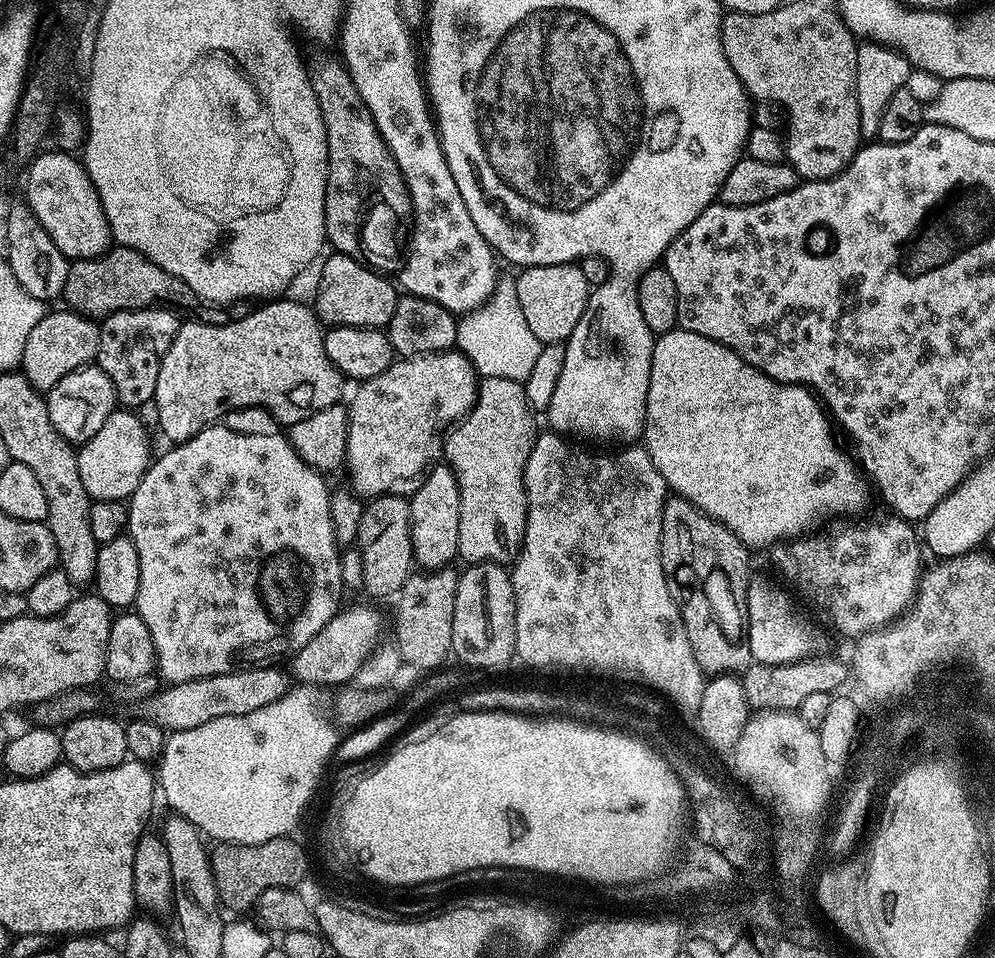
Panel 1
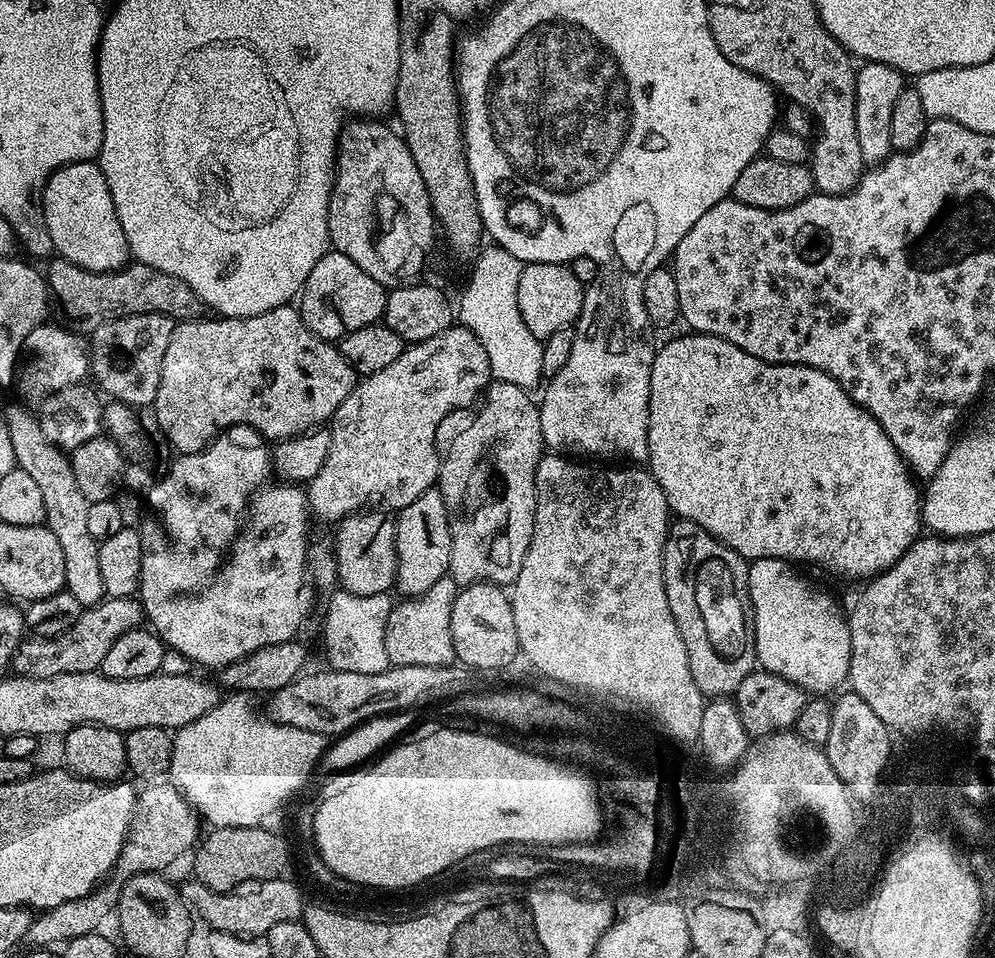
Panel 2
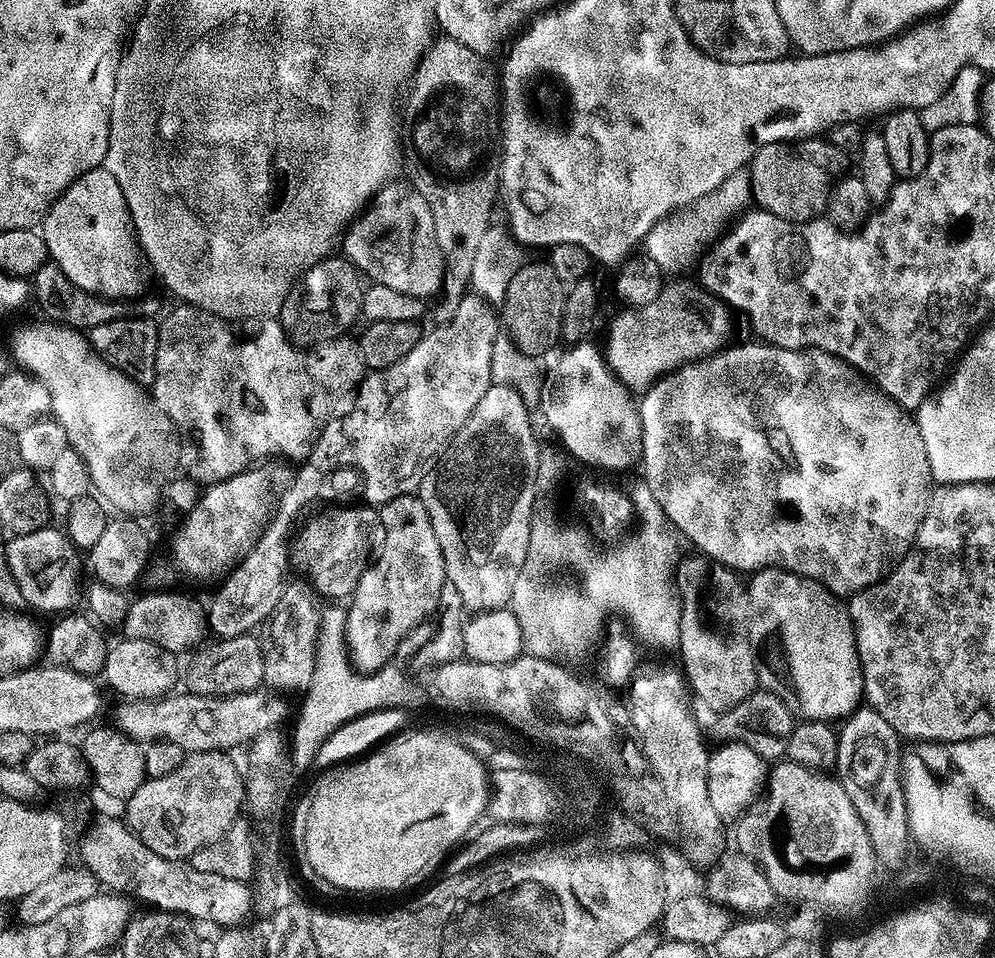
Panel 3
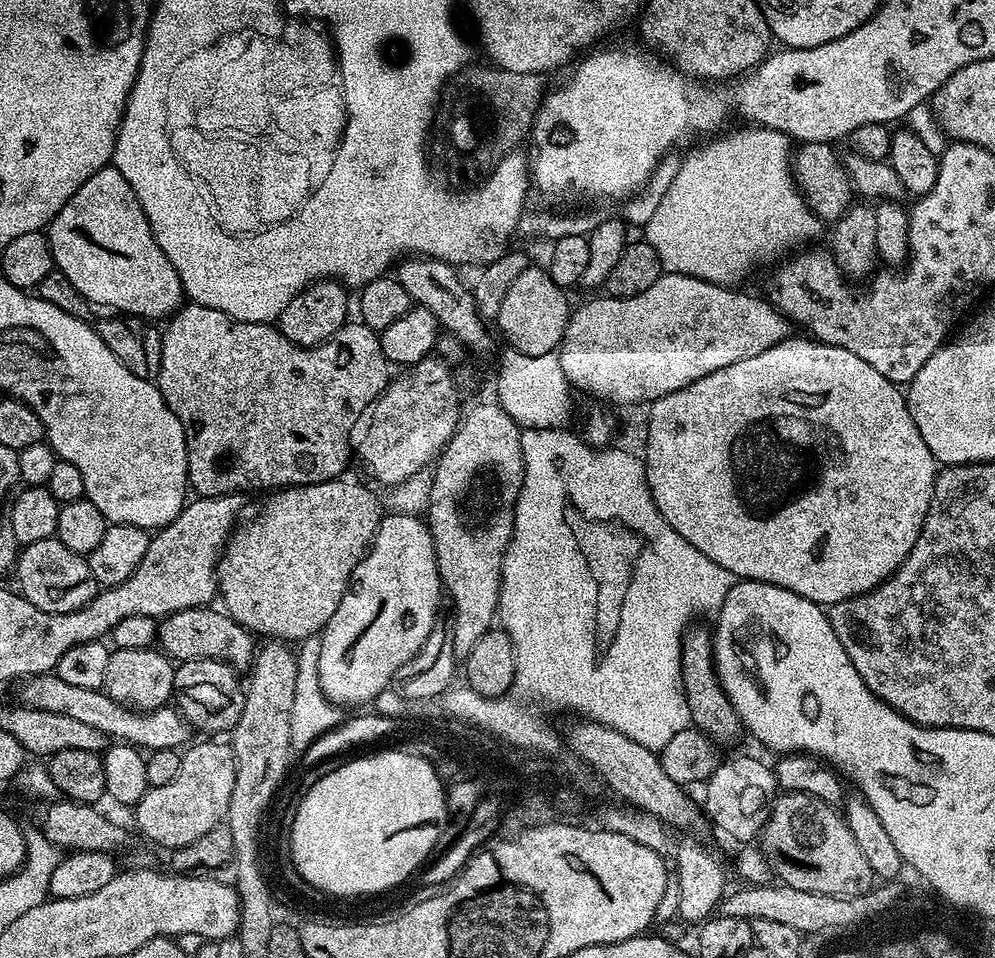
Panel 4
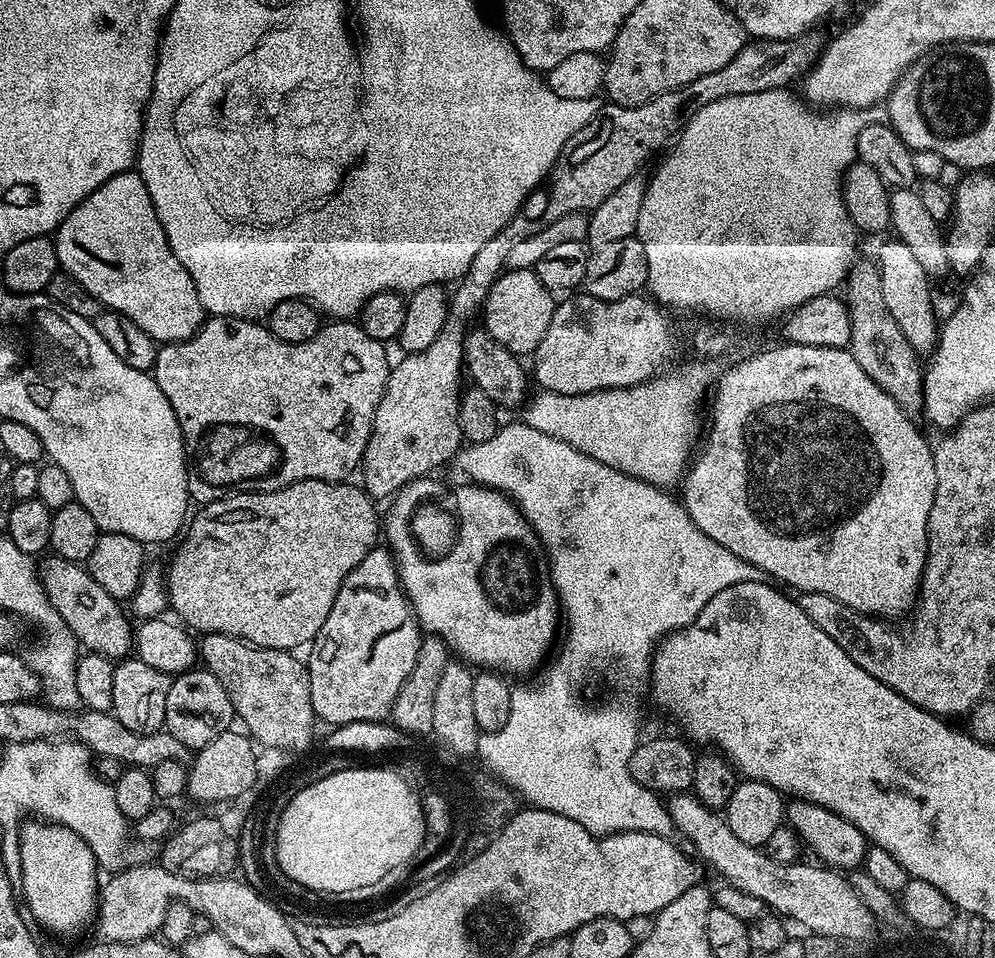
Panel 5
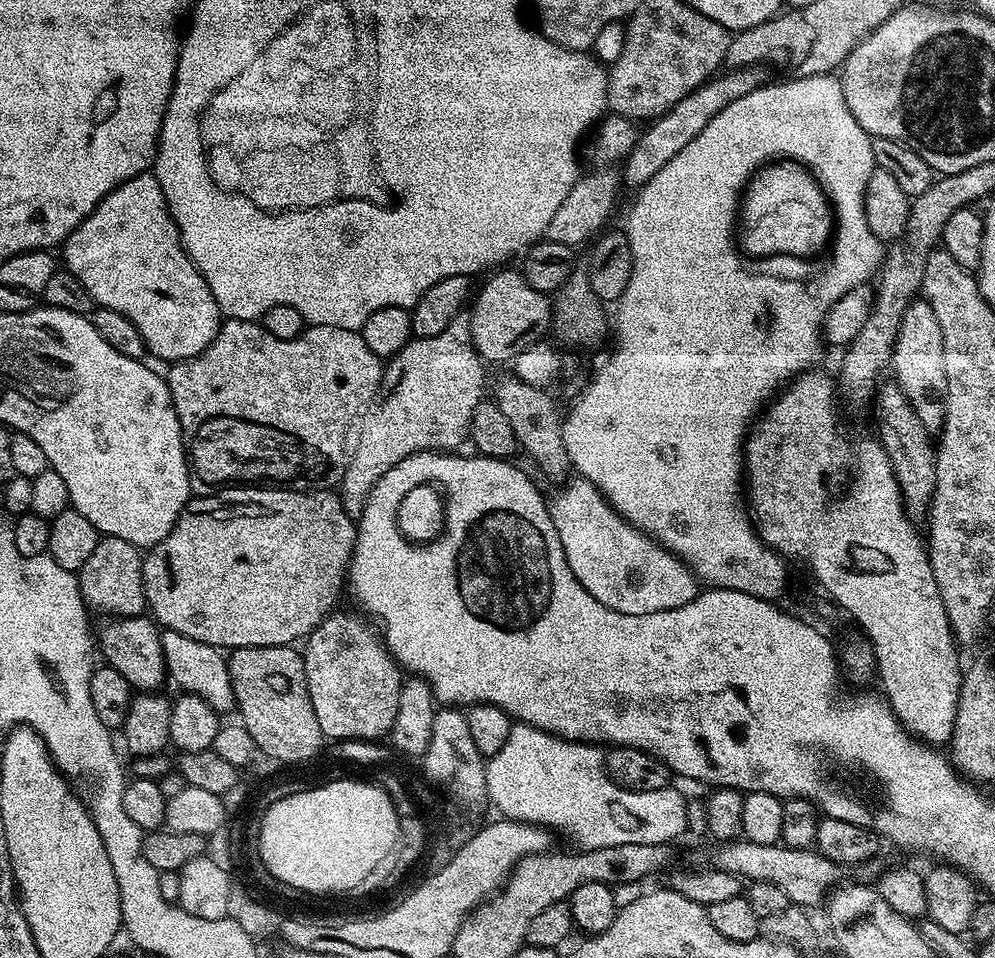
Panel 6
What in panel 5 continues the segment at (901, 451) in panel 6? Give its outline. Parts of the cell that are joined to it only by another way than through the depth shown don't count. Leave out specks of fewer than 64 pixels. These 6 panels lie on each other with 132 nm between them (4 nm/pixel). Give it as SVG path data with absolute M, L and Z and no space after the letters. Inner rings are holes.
M857 259L848 269L848 275L842 285L842 299L850 314L850 342L848 351L854 362L874 378L874 382L900 404L903 412L920 414L924 411L924 376L922 360L906 342L898 322L890 315L886 301L882 298L882 282L877 261ZM921 360L921 364L920 364ZM917 412L917 413L916 413Z

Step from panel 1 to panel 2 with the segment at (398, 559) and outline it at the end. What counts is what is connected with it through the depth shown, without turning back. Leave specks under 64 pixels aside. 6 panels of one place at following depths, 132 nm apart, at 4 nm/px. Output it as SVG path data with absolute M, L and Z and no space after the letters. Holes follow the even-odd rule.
M360 510L345 516L335 529L338 584L341 589L354 595L382 595L387 593L396 582L396 521L387 511L368 512Z

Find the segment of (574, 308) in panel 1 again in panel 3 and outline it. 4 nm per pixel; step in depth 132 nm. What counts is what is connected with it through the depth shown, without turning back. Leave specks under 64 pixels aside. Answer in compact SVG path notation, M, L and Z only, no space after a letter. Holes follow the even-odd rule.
M525 262L521 266L518 274L512 278L504 301L506 330L520 351L540 358L543 352L548 352L555 344L561 343L562 314L566 310L567 298L565 284L546 262Z

